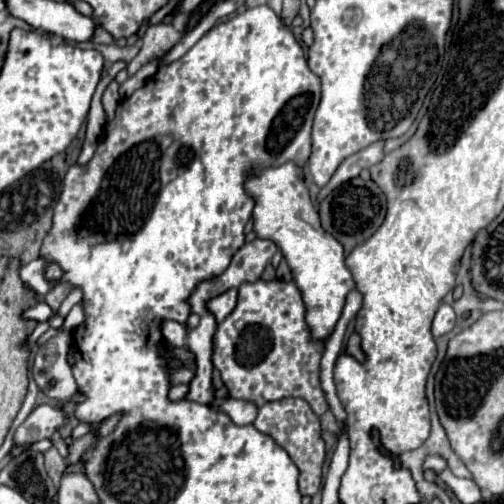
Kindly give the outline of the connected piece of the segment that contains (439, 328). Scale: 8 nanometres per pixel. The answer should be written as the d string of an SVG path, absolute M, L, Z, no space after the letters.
M442 304L434 316L434 322L432 322L431 332L434 334L434 338L438 336L444 336L448 334L456 324L456 314L452 310L452 306L448 304Z

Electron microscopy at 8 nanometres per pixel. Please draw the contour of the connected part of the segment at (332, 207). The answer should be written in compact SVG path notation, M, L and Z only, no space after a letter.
M352 178L342 186L338 186L320 202L322 226L344 246L346 256L354 250L354 246L368 240L376 232L376 228L380 228L380 224L384 222L384 216L386 216L384 192L372 180Z

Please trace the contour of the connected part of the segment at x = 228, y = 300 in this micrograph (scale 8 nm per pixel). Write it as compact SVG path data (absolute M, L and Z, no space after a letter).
M228 290L228 294L220 294L220 298L212 302L212 312L216 314L218 322L222 322L234 310L236 298L238 298L238 290Z

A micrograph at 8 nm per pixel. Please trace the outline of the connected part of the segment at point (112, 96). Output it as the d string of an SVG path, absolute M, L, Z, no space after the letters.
M112 80L102 96L102 104L104 104L104 112L106 112L106 122L110 122L116 114L116 106L120 102L120 96L118 96L118 82Z

